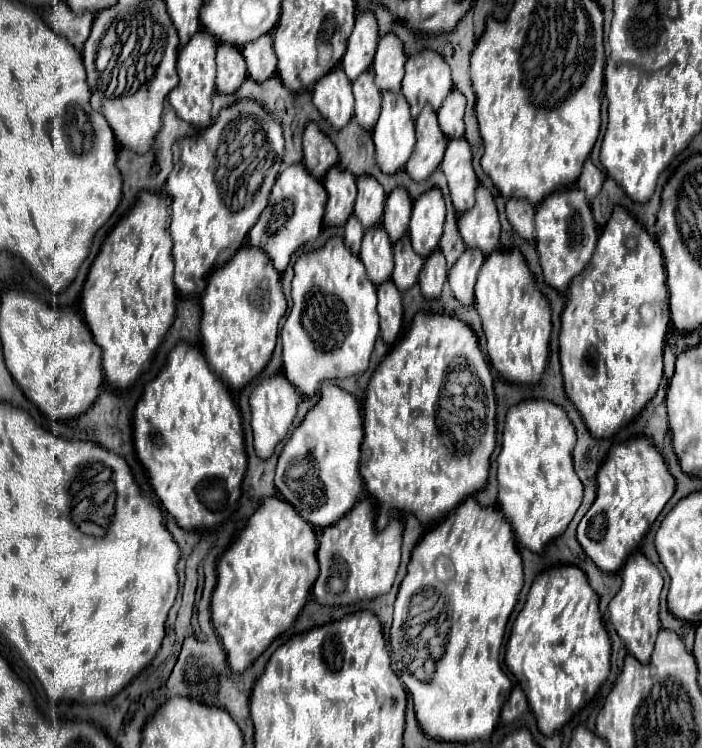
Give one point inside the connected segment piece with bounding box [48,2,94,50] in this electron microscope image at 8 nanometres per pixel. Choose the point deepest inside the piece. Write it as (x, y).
(76, 28)

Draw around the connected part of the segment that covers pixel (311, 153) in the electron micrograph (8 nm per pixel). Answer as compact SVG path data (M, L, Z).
M310 122L304 130L304 166L314 178L324 180L326 172L334 164L338 164L338 150L334 142L322 134L314 122Z

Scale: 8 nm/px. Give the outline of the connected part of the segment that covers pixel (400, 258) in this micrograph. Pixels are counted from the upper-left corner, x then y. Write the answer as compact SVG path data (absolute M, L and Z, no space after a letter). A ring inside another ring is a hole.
M404 236L398 244L394 244L392 282L398 284L400 292L406 292L416 284L418 274L422 270L422 264L424 264L424 258L414 252L408 236Z

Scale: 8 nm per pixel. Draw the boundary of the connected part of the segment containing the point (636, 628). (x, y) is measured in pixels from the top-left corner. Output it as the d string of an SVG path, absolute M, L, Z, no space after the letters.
M640 552L632 554L626 562L626 566L622 568L622 588L620 592L612 598L608 612L610 612L610 620L620 636L620 640L624 642L626 650L636 656L642 664L650 662L650 654L654 648L654 640L658 636L660 630L660 620L658 620L658 598L662 592L662 576L658 572L658 568Z

